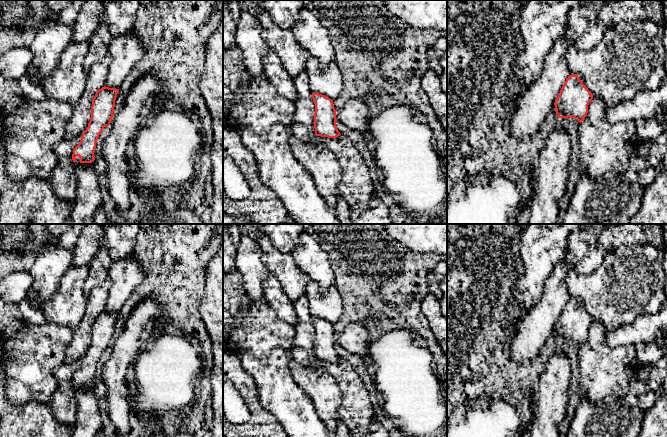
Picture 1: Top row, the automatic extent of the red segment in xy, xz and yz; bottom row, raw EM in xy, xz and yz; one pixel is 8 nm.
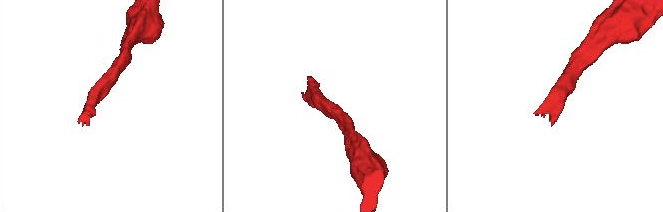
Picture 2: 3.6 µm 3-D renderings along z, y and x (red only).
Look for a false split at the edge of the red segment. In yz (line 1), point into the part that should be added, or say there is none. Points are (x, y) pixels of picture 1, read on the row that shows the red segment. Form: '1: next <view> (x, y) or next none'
1: next none

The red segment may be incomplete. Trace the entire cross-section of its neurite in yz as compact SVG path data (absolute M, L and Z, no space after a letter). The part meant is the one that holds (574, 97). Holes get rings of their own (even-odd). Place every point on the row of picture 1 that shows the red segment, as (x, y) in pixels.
M569 75L555 100L558 118L572 117L580 123L588 113L588 105L593 99L591 91L577 75Z

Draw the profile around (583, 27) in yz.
M597 1L586 7L573 10L568 18L566 31L561 38L572 39L573 47L587 51L593 48L605 35L607 26L598 20L600 10L609 1Z

